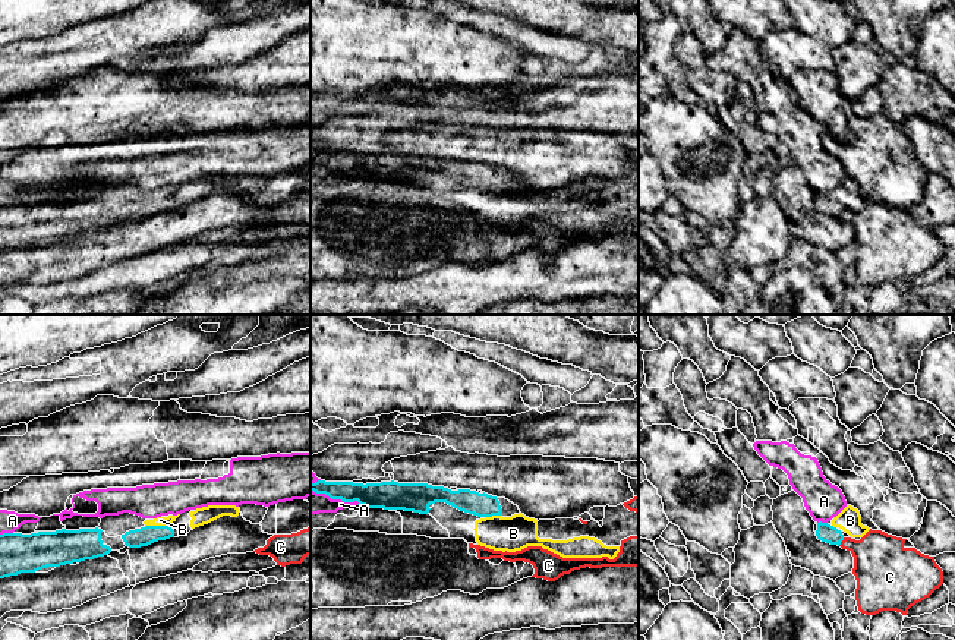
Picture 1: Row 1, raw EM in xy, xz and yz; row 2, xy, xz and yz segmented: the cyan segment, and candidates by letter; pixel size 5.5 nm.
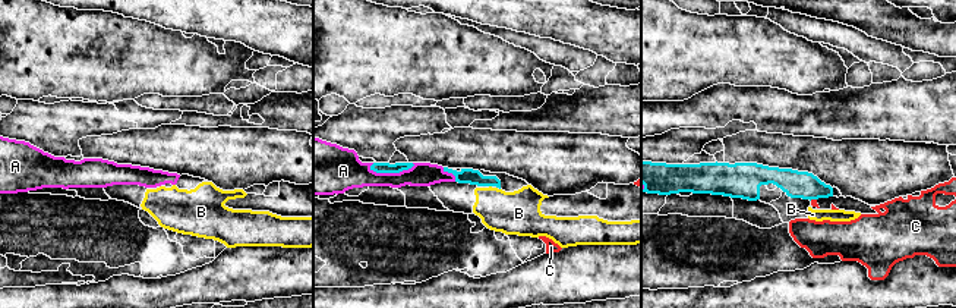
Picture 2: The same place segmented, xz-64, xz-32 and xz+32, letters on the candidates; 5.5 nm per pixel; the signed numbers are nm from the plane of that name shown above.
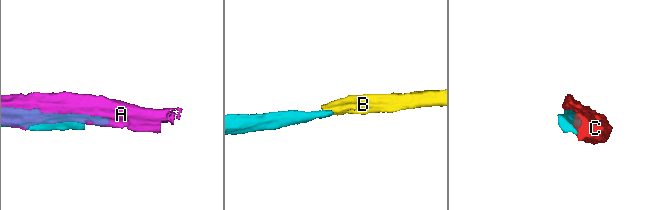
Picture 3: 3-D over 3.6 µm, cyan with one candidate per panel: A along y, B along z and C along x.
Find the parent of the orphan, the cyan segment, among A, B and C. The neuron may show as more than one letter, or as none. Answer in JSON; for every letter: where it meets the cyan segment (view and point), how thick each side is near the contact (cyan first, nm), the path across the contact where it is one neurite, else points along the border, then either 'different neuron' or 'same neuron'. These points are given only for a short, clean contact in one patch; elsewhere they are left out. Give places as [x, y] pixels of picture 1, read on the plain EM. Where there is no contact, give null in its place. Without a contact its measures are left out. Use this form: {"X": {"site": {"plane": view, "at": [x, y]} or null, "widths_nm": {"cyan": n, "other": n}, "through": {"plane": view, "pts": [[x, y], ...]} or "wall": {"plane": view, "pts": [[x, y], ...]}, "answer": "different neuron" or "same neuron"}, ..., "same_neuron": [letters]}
{"A": {"site": {"plane": "xz", "at": [336, 170]}, "widths_nm": {"cyan": 140, "other": 130}, "answer": "different neuron"}, "B": {"site": {"plane": "xy", "at": [155, 198]}, "widths_nm": {"cyan": 110, "other": 50}, "through": {"plane": "xy", "pts": [[144, 208], [155, 198], [160, 192]]}, "answer": "same neuron"}, "C": {"site": {"plane": "yz", "at": [841, 213]}, "widths_nm": {"cyan": 100, "other": 300}, "answer": "different neuron"}, "same_neuron": ["B"]}

